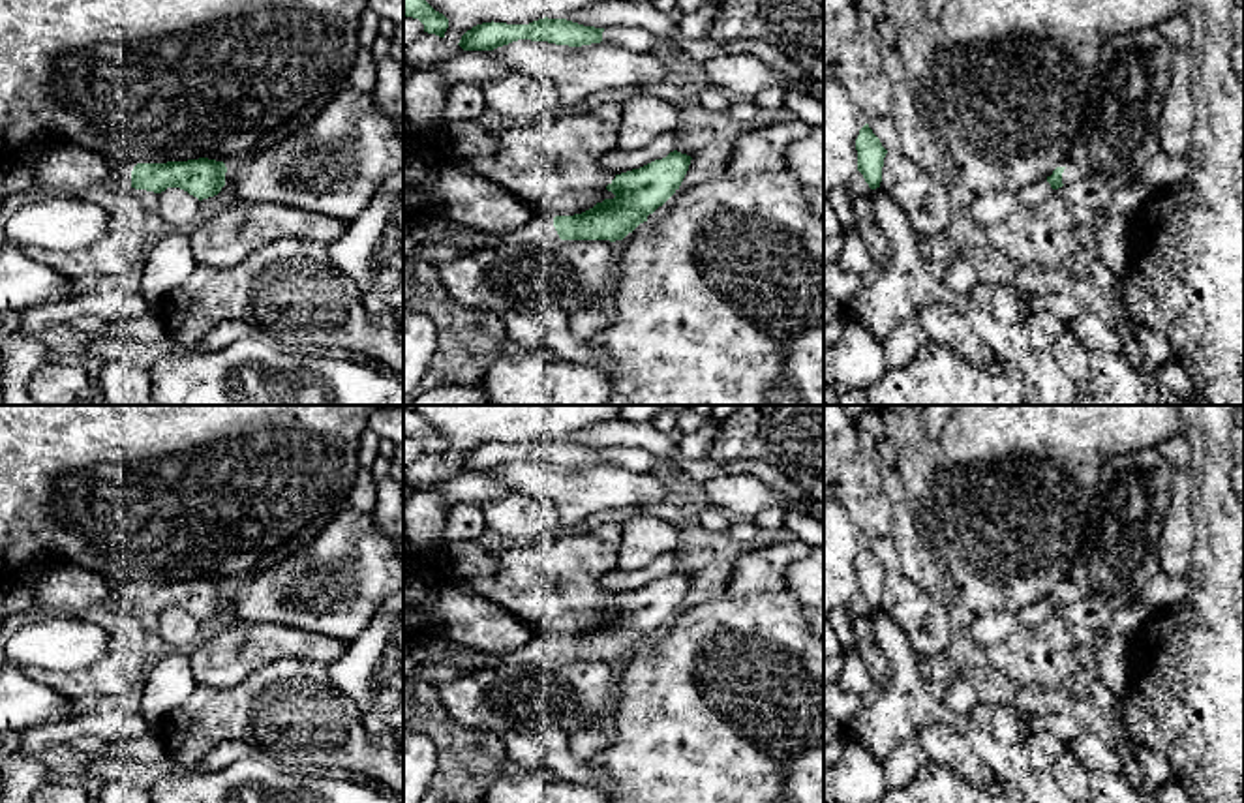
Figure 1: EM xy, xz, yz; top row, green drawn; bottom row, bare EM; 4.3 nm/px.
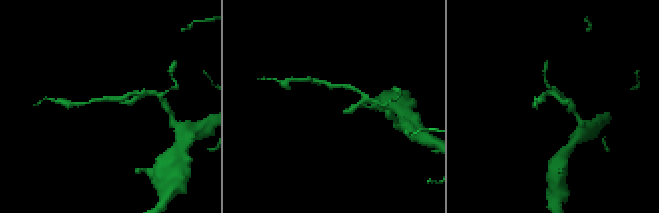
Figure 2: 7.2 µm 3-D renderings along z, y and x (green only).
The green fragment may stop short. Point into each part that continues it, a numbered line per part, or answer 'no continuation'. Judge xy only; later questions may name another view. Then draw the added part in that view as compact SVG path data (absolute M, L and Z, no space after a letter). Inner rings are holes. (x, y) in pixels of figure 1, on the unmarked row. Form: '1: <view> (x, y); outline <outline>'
1: xy (121, 591); outline M109 582L109 595L113 606L131 608L131 591L139 582Z

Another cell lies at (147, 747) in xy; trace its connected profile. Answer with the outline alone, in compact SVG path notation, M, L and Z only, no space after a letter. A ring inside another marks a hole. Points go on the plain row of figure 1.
M156 730L146 732L141 737L114 741L111 756L133 756L144 762L158 760L163 754L161 739Z

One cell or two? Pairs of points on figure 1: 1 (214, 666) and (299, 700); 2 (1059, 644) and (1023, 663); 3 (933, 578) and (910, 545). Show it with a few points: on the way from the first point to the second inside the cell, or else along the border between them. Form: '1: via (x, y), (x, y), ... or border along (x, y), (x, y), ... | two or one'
1: border along (282, 657), (252, 670), (227, 687), (199, 685) | two
2: via (1049, 646), (1032, 665) | one
3: via (925, 571), (912, 552) | one

